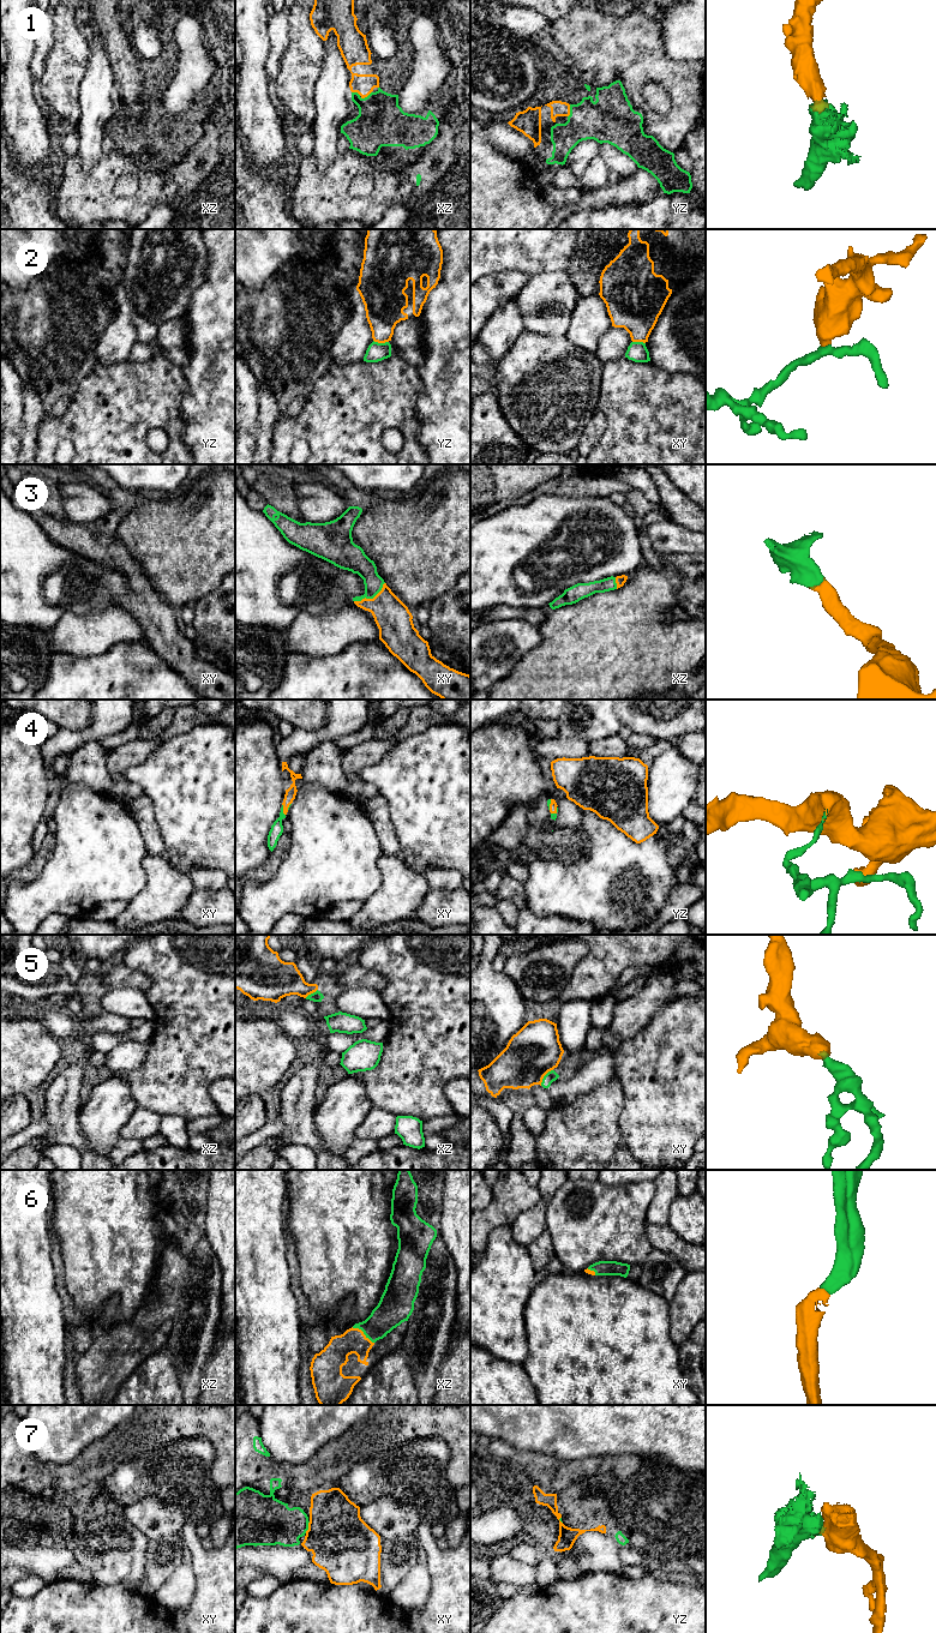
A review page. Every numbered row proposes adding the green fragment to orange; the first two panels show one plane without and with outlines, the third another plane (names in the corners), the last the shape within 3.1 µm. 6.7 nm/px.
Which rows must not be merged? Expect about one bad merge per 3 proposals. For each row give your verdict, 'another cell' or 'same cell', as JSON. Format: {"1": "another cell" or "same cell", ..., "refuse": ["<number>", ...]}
{"1": "same cell", "2": "another cell", "3": "same cell", "4": "same cell", "5": "same cell", "6": "same cell", "7": "another cell", "refuse": ["2", "7"]}

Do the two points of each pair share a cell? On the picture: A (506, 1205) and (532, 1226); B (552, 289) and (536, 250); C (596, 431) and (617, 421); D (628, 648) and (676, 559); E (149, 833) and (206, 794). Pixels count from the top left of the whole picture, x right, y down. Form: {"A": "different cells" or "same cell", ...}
{"A": "different cells", "B": "different cells", "C": "different cells", "D": "different cells", "E": "different cells"}

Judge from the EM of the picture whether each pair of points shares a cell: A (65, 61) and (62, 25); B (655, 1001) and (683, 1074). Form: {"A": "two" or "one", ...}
{"A": "one", "B": "two"}

